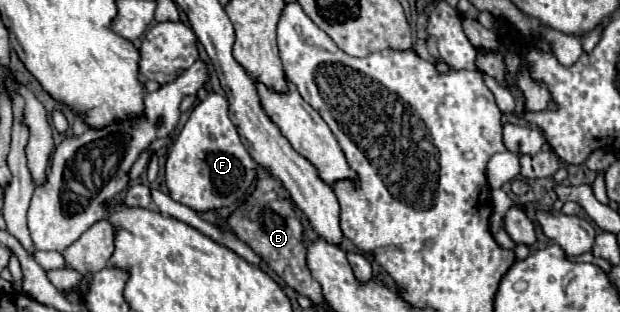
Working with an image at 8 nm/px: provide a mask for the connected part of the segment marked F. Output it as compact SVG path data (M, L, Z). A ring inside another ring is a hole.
M218 93L206 95L190 113L184 129L166 157L164 177L174 201L204 213L228 207L244 197L256 177L256 163L242 145L234 123L228 117L228 101Z

